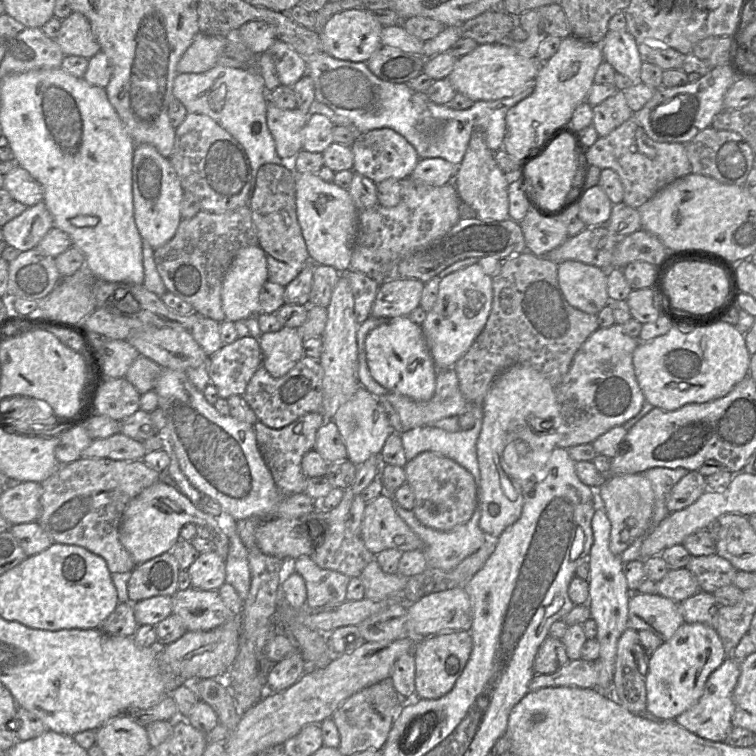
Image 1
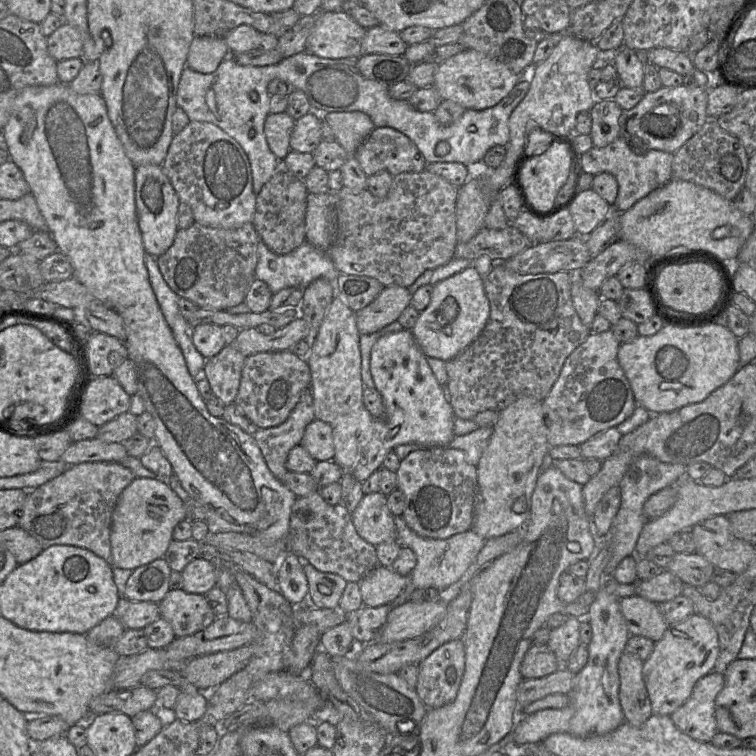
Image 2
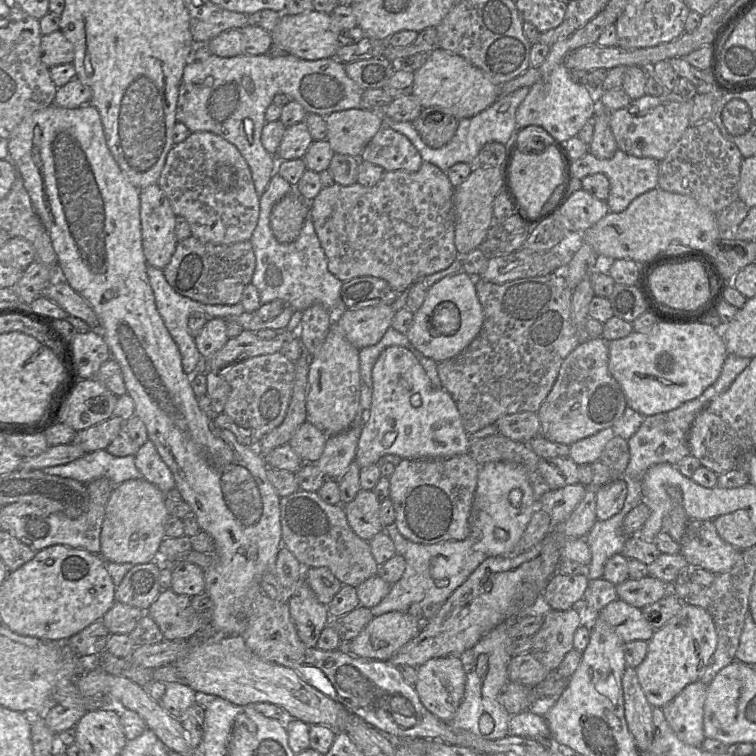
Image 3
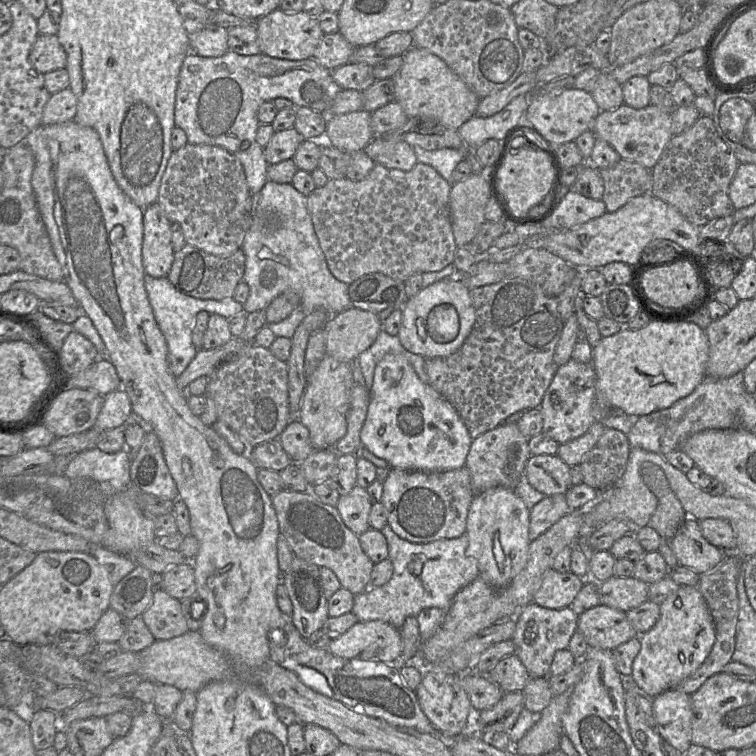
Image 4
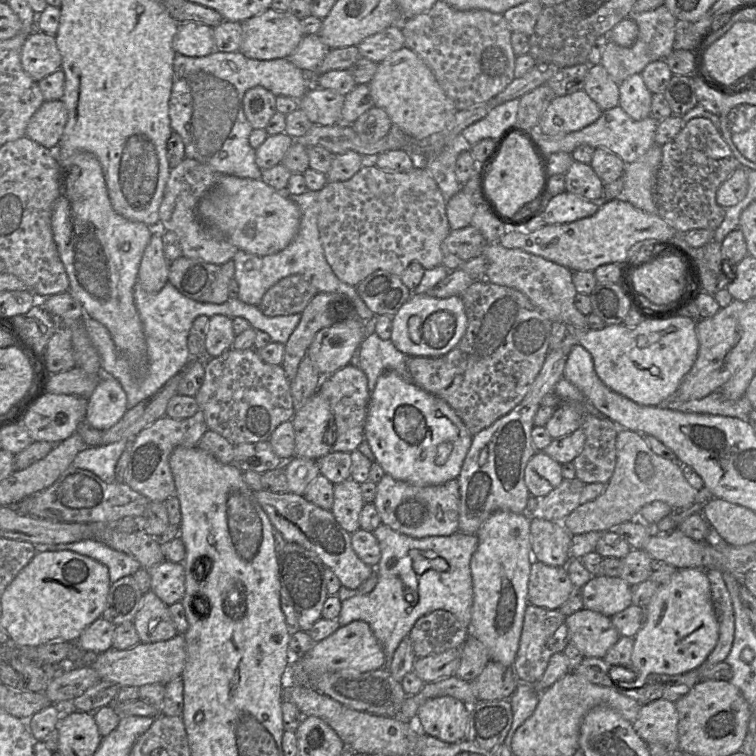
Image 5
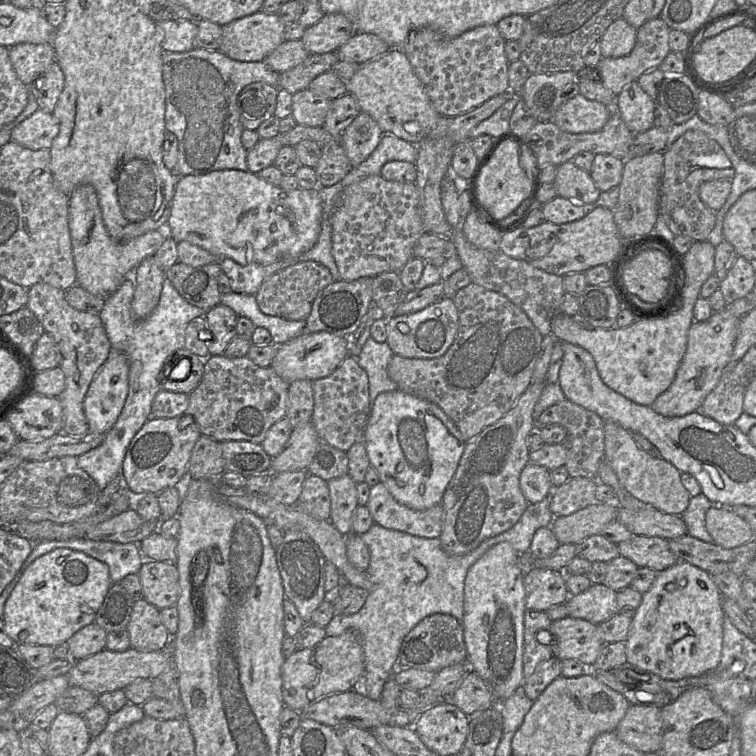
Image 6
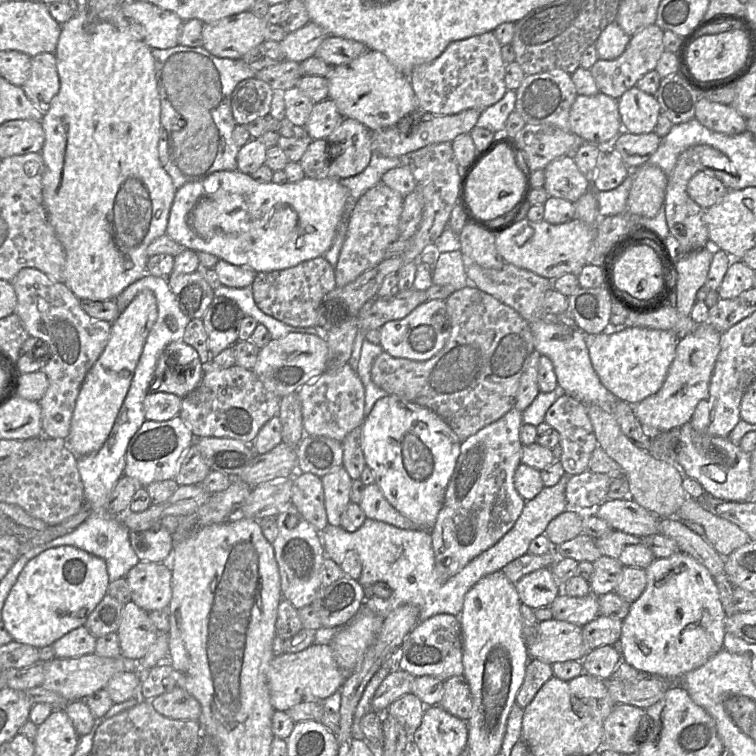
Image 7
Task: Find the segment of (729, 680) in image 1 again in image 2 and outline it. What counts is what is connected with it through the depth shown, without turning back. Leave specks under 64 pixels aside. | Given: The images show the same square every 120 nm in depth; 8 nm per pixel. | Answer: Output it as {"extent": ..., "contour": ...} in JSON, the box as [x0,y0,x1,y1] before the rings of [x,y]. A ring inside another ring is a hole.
{"extent":[670,671,724,742],"contour":[[[716,671],[700,678],[687,701],[670,715],[674,725],[695,740],[711,742],[718,732],[715,699],[724,683],[724,675]]]}

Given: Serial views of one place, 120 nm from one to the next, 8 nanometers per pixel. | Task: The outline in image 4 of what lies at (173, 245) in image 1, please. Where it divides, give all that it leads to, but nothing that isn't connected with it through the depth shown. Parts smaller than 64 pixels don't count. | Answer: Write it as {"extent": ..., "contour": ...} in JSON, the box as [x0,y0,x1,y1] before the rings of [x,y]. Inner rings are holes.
{"extent":[167,245,245,300],"contour":[[[186,245],[174,253],[167,278],[181,293],[199,299],[222,300],[233,296],[235,287],[243,280],[245,255],[241,248],[228,257],[209,254],[195,246]]]}

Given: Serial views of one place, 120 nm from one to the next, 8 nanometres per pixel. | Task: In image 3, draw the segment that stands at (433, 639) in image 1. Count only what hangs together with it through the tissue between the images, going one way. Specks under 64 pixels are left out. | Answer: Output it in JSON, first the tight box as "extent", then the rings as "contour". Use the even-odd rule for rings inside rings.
{"extent":[414,655,467,722],"contour":[[[458,655],[432,658],[419,666],[414,689],[422,705],[439,720],[449,722],[464,697],[467,672],[466,659]]]}

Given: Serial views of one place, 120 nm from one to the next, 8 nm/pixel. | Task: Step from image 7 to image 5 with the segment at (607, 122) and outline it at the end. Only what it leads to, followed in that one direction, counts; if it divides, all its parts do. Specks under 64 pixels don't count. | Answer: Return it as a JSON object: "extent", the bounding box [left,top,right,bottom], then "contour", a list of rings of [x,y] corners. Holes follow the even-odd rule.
{"extent":[537,90,603,136],"contour":[[[584,90],[557,96],[542,114],[537,129],[549,136],[567,134],[592,124],[603,111]]]}

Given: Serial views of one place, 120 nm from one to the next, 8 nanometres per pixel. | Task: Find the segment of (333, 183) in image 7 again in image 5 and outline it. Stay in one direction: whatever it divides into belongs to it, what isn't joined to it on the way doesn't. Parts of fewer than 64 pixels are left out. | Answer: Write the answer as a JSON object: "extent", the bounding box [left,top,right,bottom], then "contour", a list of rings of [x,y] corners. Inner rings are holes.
{"extent":[198,175,300,256],"contour":[[[218,175],[215,186],[198,204],[202,221],[218,228],[239,250],[258,256],[275,254],[286,248],[296,236],[300,224],[297,204],[283,191],[277,191],[261,179]]]}

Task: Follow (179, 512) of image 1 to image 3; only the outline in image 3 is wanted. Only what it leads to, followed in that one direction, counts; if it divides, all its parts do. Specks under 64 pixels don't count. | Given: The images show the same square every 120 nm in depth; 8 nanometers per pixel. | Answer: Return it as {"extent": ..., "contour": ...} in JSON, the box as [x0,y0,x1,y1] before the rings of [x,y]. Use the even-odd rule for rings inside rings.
{"extent":[100,479,170,565],"contour":[[[145,479],[127,480],[113,490],[105,510],[104,521],[100,534],[100,556],[104,561],[133,565],[158,562],[158,550],[164,540],[164,527],[170,517],[165,506],[165,493]]]}

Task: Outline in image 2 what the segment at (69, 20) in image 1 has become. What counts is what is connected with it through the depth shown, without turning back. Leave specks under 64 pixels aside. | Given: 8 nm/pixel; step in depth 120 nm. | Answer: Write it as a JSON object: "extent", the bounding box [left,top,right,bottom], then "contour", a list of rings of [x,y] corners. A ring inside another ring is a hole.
{"extent":[47,22,83,62],"contour":[[[64,22],[47,37],[47,50],[57,62],[82,58],[83,44],[80,33],[73,26]]]}

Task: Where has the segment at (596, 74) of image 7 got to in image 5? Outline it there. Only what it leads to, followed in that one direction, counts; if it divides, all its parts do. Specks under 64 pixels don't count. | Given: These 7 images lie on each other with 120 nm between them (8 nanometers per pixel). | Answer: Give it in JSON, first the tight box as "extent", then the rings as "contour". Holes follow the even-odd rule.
{"extent":[600,4,677,84],"contour":[[[665,4],[654,10],[631,13],[629,18],[632,18],[638,26],[638,36],[634,44],[630,47],[623,47],[609,39],[600,61],[600,64],[618,84],[633,74],[641,74],[649,63],[665,60],[673,51],[673,44],[676,39],[677,19]]]}

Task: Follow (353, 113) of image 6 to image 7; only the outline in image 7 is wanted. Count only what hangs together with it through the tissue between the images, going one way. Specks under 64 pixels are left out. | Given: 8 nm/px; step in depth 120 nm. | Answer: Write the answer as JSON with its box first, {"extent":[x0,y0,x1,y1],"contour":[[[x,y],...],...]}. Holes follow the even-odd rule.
{"extent":[304,98,343,141],"contour":[[[327,98],[320,103],[314,104],[304,128],[313,141],[326,140],[343,119],[334,101]]]}

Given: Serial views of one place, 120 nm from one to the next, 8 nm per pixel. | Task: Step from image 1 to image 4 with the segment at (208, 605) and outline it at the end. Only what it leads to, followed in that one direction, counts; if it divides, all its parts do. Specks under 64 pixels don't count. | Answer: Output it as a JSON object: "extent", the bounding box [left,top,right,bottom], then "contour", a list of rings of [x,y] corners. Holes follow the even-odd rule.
{"extent":[141,590,189,641],"contour":[[[164,590],[154,591],[151,605],[141,616],[155,641],[169,640],[189,631],[181,600],[171,597]]]}

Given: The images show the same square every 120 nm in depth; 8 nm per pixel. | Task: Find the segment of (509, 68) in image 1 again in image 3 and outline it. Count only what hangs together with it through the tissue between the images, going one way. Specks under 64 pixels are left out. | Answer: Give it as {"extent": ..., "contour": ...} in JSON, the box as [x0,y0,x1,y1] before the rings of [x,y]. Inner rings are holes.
{"extent":[412,48,499,120],"contour":[[[438,48],[429,53],[426,62],[414,72],[412,94],[416,96],[423,108],[439,106],[447,109],[458,120],[473,117],[499,98],[499,87],[477,67],[469,63],[462,56]]]}

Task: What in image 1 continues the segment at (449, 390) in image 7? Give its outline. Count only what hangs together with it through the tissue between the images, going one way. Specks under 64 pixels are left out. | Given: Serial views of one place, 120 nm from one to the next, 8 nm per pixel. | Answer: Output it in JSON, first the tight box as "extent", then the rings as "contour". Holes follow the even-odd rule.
{"extent":[452,251,599,405],"contour":[[[529,251],[497,264],[492,276],[492,308],[484,329],[452,367],[464,398],[482,405],[493,381],[514,365],[529,365],[557,387],[587,338],[599,329],[597,315],[571,306],[558,281],[558,264]]]}

